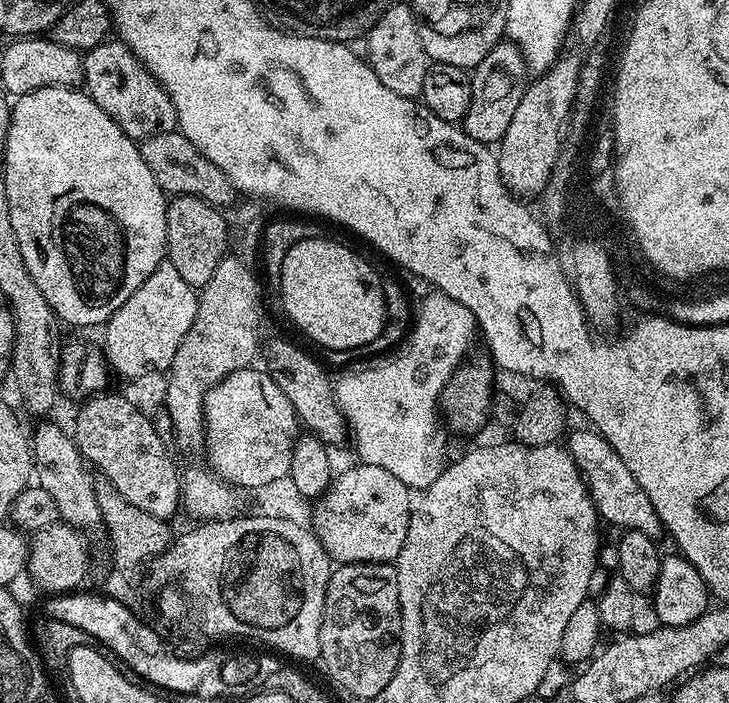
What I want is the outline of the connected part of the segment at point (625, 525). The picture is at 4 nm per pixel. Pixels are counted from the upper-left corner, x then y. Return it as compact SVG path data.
M588 426L583 427L577 432L567 433L566 447L578 466L584 485L588 487L588 492L592 495L599 519L609 520L614 527L620 528L619 530L633 530L653 538L663 537L665 535L664 523L658 518L650 498L646 498L646 490L638 486L638 478L630 474L626 462L618 458L614 446L610 446L610 442L606 442L606 438L600 435L599 431Z

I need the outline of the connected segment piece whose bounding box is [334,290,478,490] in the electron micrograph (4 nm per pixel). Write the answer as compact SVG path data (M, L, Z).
M432 290L429 293L421 302L420 309L415 309L401 356L396 356L385 364L376 364L373 368L364 368L361 372L348 372L334 384L336 404L344 416L344 423L348 425L351 439L356 439L359 463L390 470L390 474L394 474L394 478L402 481L409 490L429 488L445 470L444 432L440 429L436 412L438 414L444 388L456 370L465 363L472 335L475 337L478 332L476 316L470 314L462 302L456 302L444 292Z

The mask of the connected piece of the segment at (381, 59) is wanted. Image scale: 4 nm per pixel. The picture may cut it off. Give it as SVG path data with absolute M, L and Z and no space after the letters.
M392 3L384 11L382 18L378 18L376 25L367 32L367 40L366 59L368 65L374 70L374 74L378 74L378 82L382 82L382 86L394 90L394 94L419 97L422 82L426 82L430 61L422 46L422 38L418 38L416 15L412 13L411 3Z

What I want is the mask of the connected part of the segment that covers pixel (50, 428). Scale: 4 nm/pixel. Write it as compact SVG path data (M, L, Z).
M48 422L37 423L40 425L30 432L35 483L42 490L46 490L50 498L54 498L54 506L63 523L81 530L96 527L99 529L102 521L98 510L96 480L88 473L90 468L80 453L80 447L76 445L75 439L69 433L67 436L58 425L44 423Z

